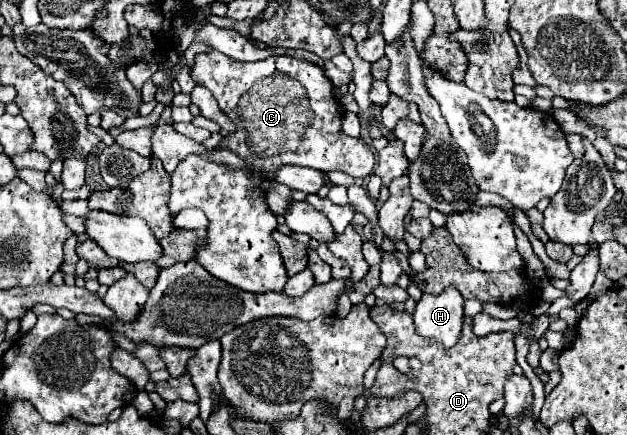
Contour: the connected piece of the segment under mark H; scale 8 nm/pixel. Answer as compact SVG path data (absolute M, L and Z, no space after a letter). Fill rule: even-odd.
M445 288L437 296L423 294L413 314L417 334L437 338L447 348L455 346L463 328L463 304L465 298L455 288Z

